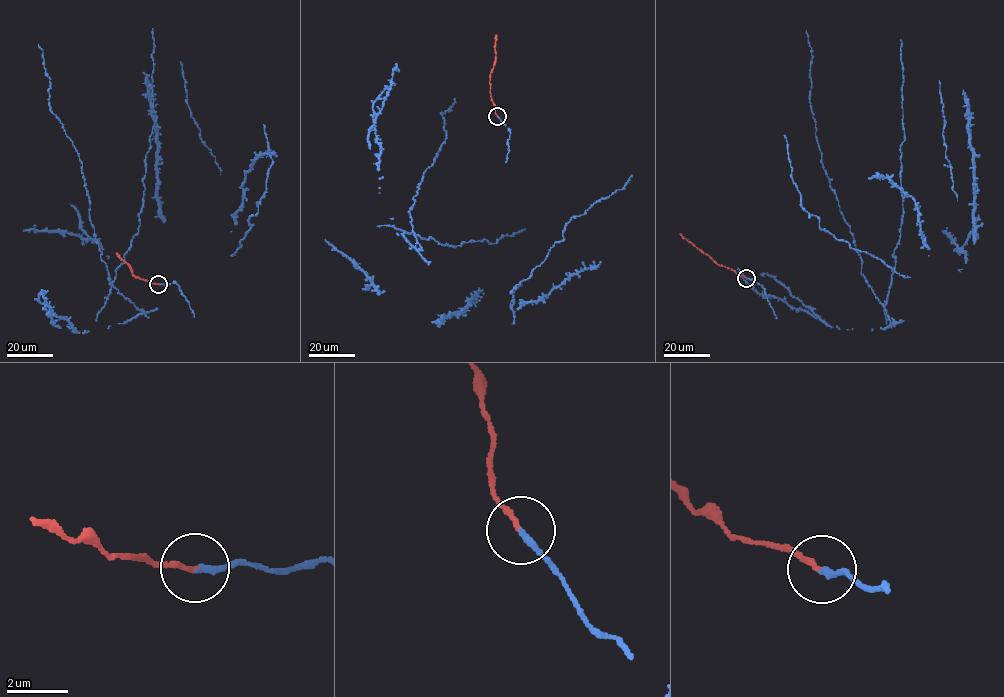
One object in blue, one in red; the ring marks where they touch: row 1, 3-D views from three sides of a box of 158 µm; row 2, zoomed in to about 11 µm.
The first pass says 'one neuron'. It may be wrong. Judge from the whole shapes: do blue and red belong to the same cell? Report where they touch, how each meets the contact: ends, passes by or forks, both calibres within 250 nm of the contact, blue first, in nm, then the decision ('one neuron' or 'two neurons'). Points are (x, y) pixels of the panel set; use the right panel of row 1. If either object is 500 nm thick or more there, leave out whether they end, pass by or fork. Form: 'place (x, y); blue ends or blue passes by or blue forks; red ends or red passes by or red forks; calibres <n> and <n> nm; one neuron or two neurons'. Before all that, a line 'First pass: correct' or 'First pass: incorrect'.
First pass: correct
place (746, 278); blue ends; red ends; calibres 200 and 170 nm; one neuron

